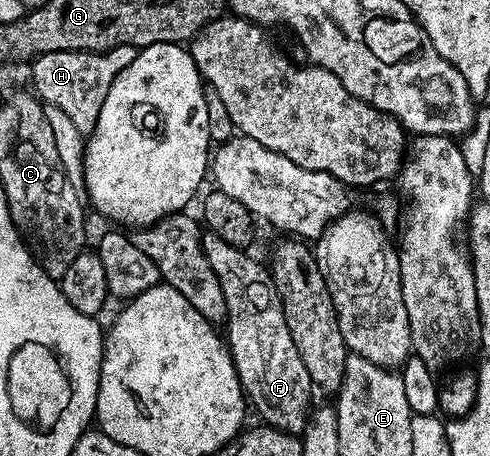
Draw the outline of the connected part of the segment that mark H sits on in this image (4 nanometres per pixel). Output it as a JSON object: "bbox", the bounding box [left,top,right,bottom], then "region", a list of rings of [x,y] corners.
{"bbox":[30,45,137,137],"region":[[[121,45],[114,47],[112,51],[96,53],[94,51],[54,51],[53,53],[45,53],[39,56],[30,64],[31,79],[35,82],[33,91],[36,96],[47,107],[59,107],[65,113],[69,113],[69,121],[73,121],[73,125],[77,125],[77,129],[85,137],[90,136],[97,125],[97,117],[101,113],[101,105],[105,101],[105,97],[111,88],[111,82],[119,75],[121,69],[125,69],[135,60],[137,48],[133,45]]]}

